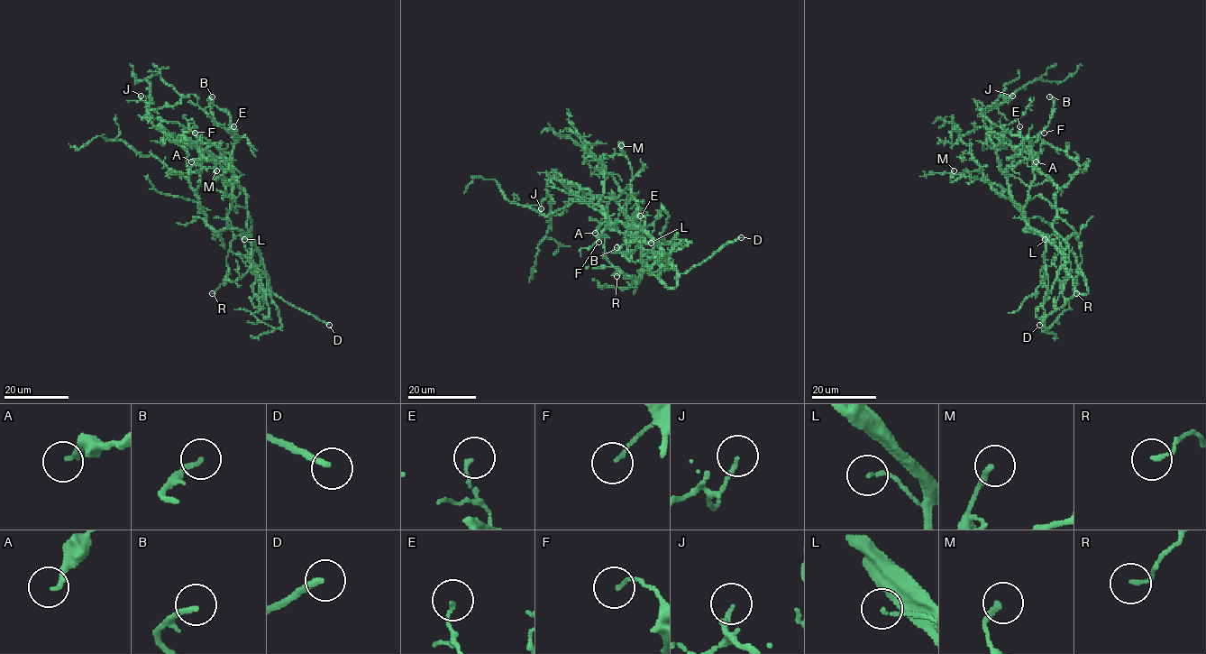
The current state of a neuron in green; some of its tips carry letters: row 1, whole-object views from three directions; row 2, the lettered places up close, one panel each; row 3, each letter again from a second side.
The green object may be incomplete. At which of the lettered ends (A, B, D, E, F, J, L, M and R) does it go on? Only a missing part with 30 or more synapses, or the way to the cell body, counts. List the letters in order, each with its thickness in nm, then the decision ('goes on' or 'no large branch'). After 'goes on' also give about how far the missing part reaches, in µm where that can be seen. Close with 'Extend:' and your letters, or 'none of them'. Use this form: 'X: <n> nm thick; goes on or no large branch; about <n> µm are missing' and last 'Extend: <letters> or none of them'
A: 200 nm thick; no large branch
B: 170 nm thick; no large branch
D: 220 nm thick; goes on; about 35 µm are missing
E: 110 nm thick; no large branch
F: 120 nm thick; no large branch
J: 130 nm thick; no large branch
L: 110 nm thick; no large branch
M: 200 nm thick; no large branch
R: 140 nm thick; no large branch
Extend: D

